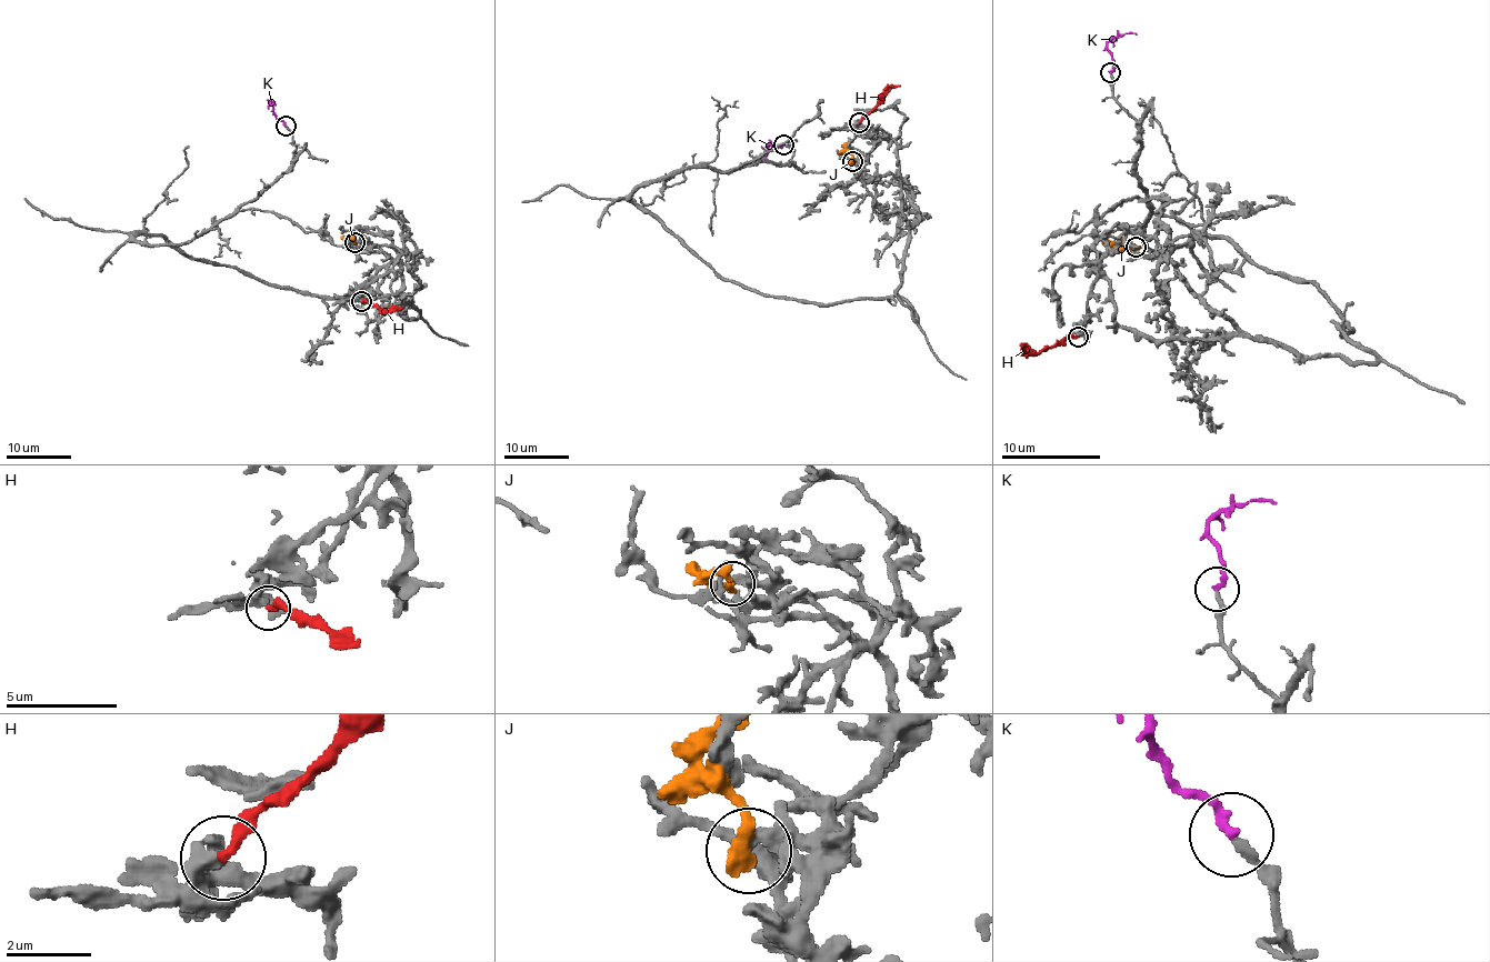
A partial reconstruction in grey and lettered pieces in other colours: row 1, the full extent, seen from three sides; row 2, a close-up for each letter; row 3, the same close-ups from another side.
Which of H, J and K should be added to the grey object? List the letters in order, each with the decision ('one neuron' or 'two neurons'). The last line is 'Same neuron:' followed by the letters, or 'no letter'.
H: two neurons
J: two neurons
K: one neuron
Same neuron: K

